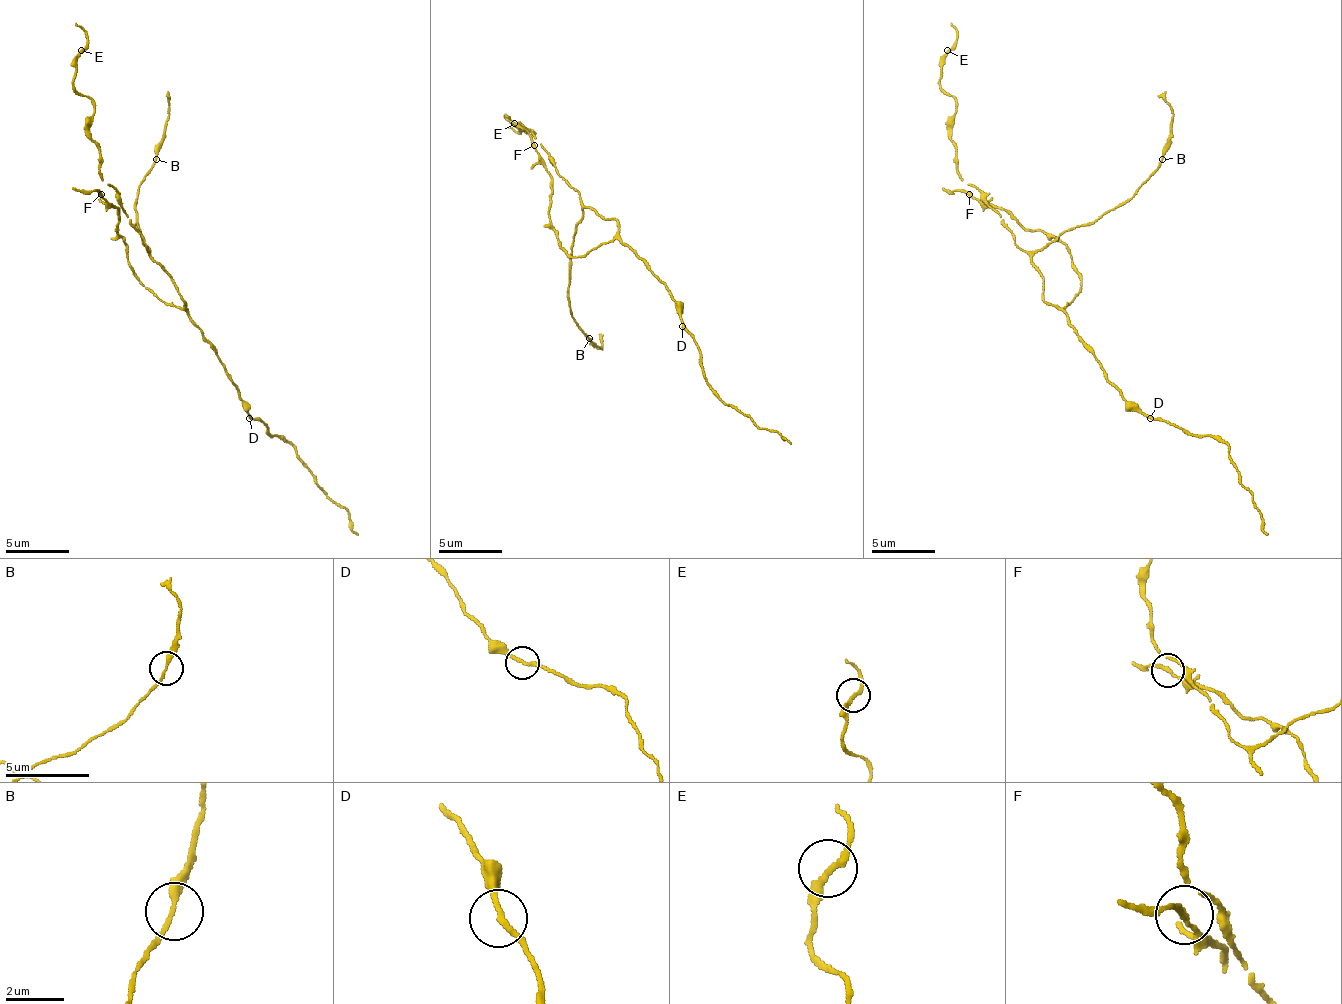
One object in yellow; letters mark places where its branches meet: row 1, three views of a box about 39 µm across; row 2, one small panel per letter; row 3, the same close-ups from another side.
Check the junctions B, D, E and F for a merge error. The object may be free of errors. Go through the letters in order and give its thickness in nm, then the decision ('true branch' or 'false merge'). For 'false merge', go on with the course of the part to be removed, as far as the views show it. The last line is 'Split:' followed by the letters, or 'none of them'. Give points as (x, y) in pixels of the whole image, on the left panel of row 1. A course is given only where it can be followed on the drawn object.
B: calibre 200 nm; true branch
D: calibre 180 nm; true branch
E: calibre 200 nm; true branch
F: calibre 180 nm; true branch
Split: none of them

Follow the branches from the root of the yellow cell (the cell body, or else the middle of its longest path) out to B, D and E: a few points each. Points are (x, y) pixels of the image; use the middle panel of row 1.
B: (618, 234), (618, 225), (612, 218), (599, 218), (590, 209), (577, 221), (568, 304), (577, 326), (590, 339)
D: (618, 234), (666, 285), (682, 326)
E: (618, 234), (612, 218), (584, 206), (533, 133), (508, 117), (514, 123)

